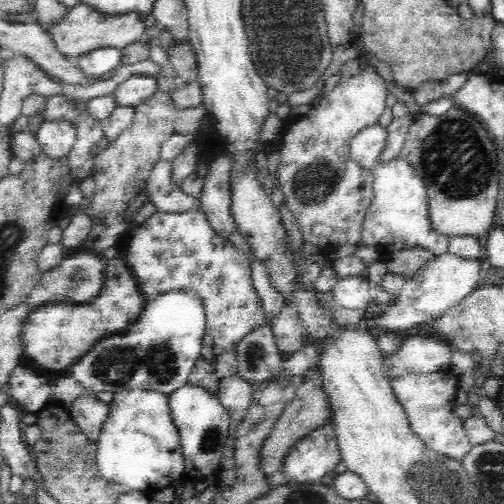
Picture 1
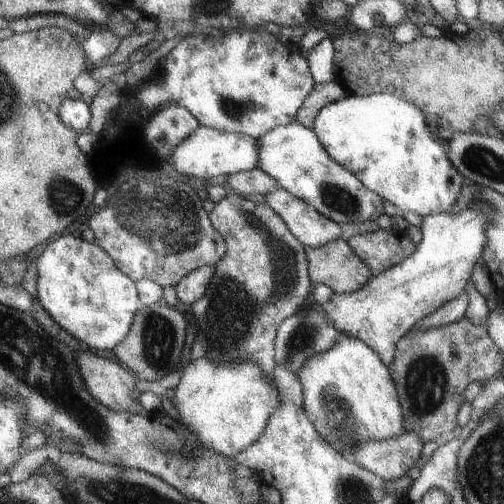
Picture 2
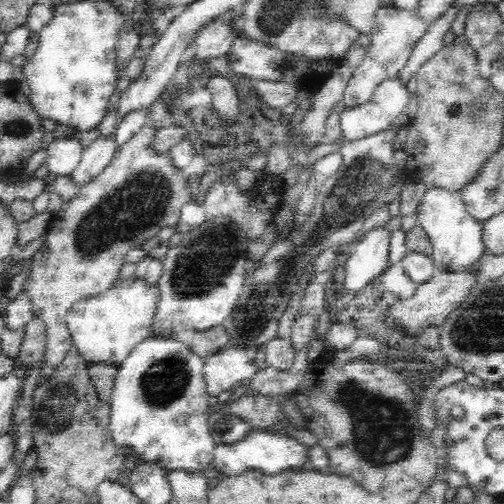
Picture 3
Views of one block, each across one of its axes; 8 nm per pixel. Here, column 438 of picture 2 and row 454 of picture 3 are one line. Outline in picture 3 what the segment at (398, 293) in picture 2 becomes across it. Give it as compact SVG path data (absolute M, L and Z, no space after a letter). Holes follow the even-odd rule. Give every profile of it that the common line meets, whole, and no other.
M258 430L236 444L218 446L214 452L212 466L216 466L224 476L238 476L250 470L264 472L266 476L276 476L290 470L292 472L302 470L308 466L308 462L310 462L310 448L306 448L304 444L298 444L298 440L292 440L290 436L272 434L270 430Z

